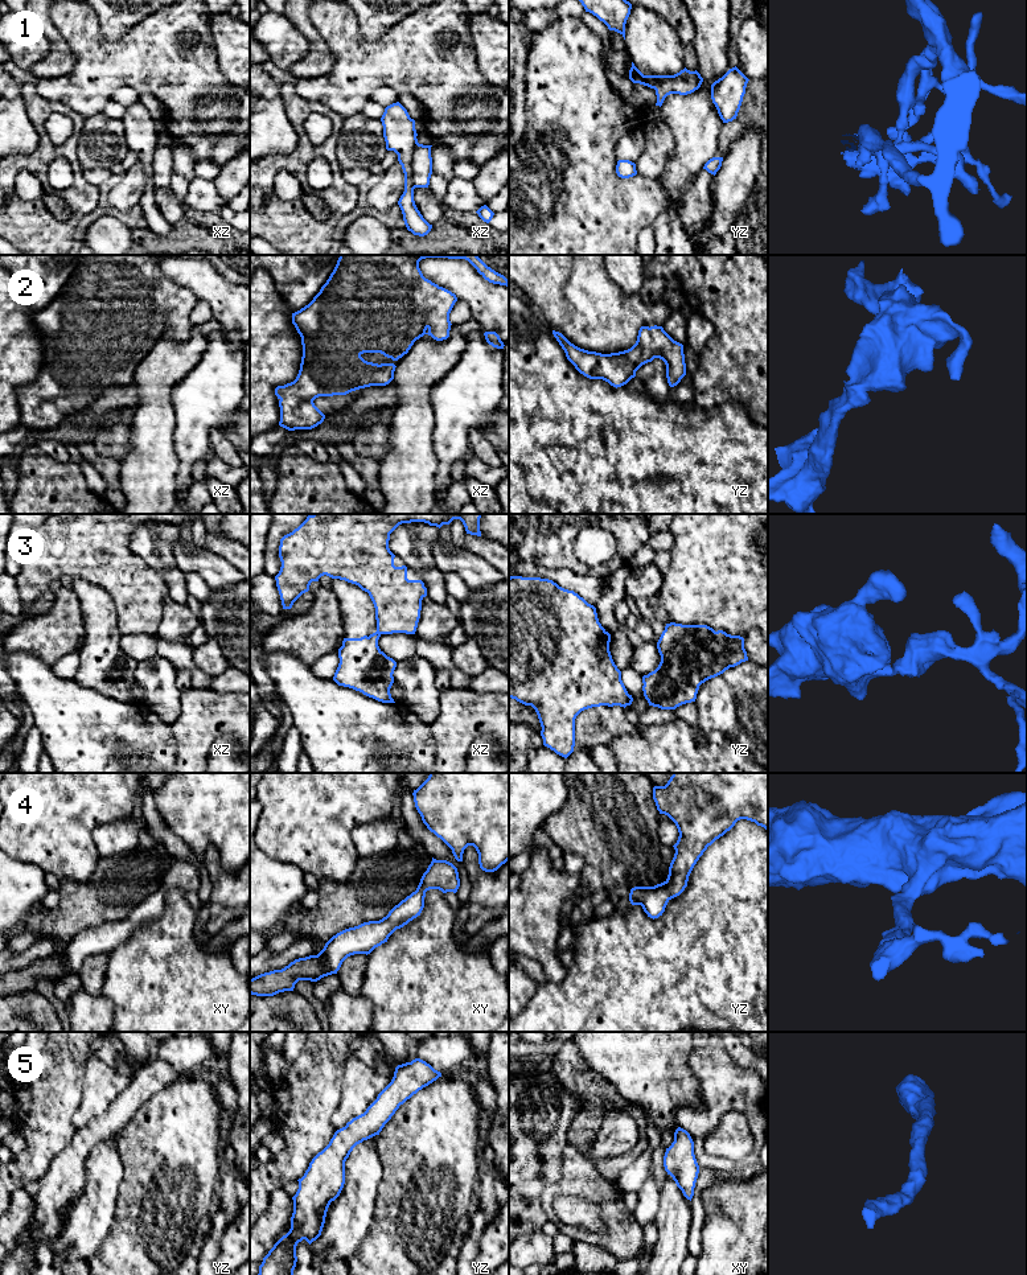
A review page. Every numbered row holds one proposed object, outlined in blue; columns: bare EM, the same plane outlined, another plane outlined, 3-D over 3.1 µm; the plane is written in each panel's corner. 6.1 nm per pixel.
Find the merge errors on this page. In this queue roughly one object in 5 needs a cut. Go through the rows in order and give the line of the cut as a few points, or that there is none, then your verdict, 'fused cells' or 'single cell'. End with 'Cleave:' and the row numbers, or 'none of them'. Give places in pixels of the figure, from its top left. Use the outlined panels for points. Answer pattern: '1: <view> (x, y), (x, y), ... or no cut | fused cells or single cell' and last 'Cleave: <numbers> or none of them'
1: yz (701, 83), (694, 74), (687, 78), (669, 77), (654, 89) | fused cells
2: no cut | single cell
3: xz (377, 630), (381, 633) | fused cells
4: no cut | single cell
5: no cut | single cell
Cleave: 1, 3

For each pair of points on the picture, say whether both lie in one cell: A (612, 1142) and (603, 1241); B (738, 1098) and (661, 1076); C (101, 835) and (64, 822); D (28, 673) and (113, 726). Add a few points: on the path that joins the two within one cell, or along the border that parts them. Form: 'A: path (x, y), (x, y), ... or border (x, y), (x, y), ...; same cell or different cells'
A: path (590, 1163), (590, 1180), (609, 1200), (611, 1216); same cell
B: border (687, 1055), (699, 1102), (678, 1111); different cells
C: border (120, 818), (103, 822), (93, 833), (98, 856); different cells
D: path (49, 694), (77, 722), (91, 722); same cell

